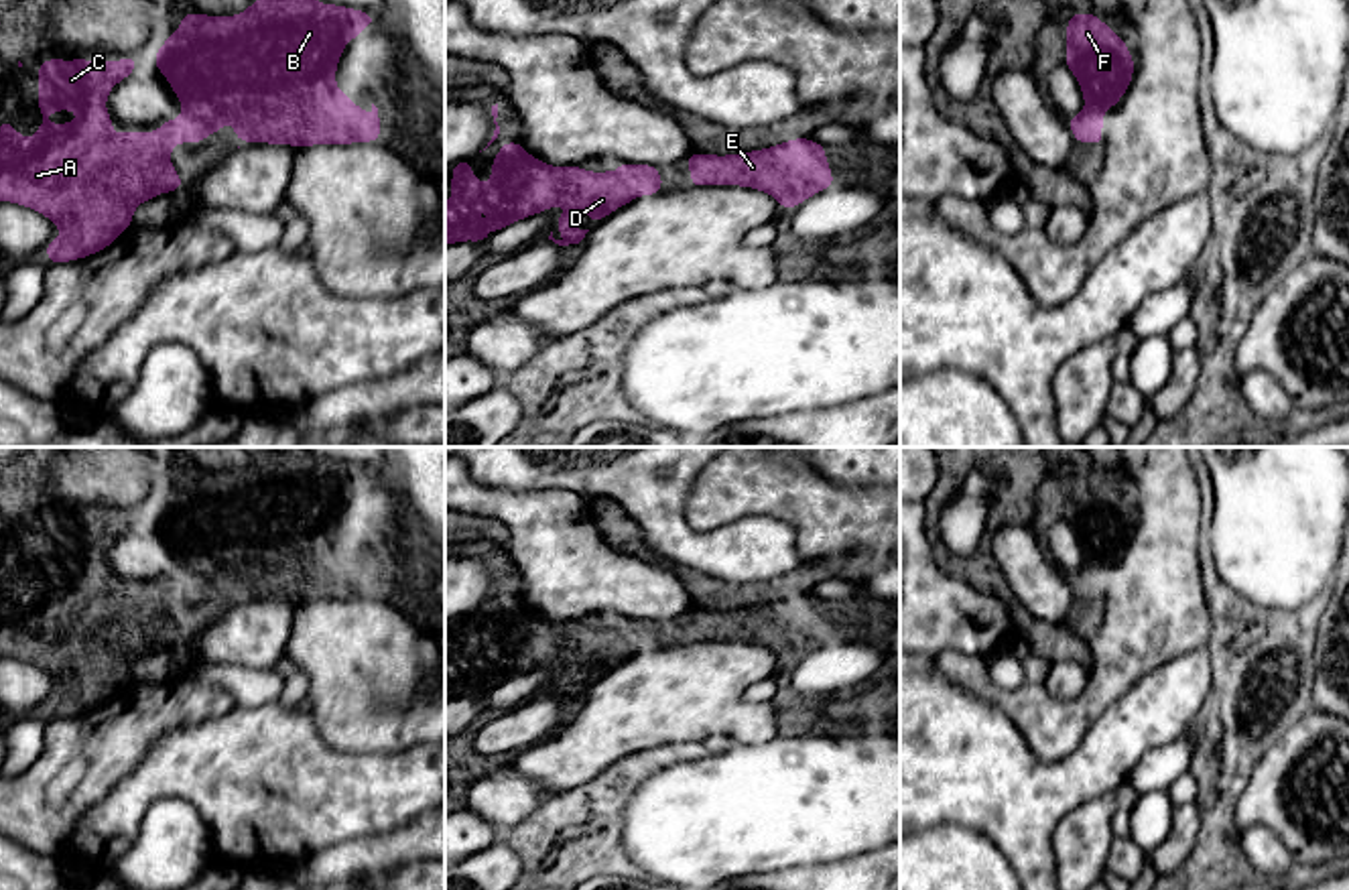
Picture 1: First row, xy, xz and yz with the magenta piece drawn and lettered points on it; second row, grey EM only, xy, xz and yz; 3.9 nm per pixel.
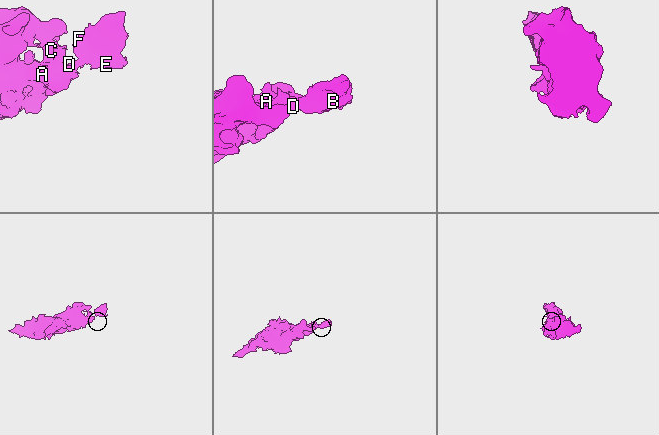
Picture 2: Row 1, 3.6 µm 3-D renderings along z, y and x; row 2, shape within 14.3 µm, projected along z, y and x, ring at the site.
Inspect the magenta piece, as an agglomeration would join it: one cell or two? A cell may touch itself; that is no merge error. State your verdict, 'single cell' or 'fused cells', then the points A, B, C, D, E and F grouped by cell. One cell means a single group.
single cell; A B C D E F

